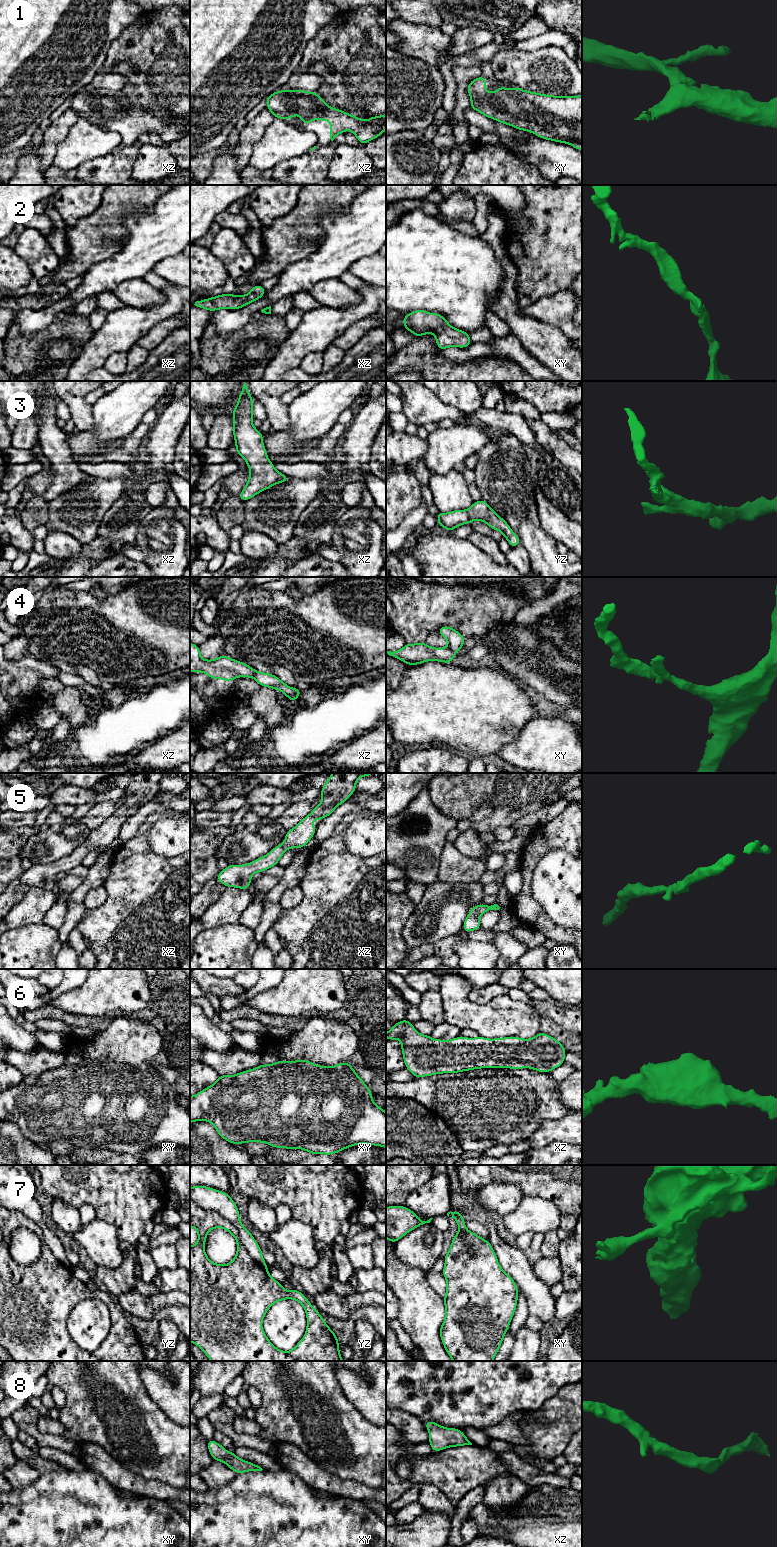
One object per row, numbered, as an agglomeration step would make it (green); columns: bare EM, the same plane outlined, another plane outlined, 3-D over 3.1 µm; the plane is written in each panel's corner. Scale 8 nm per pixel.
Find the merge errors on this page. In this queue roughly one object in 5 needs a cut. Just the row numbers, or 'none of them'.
4, 7

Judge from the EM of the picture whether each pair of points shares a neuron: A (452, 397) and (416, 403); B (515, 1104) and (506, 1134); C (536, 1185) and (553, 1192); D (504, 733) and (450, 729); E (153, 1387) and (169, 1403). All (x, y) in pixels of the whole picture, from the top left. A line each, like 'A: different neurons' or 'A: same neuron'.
A: different neurons
B: same neuron
C: same neuron
D: same neuron
E: same neuron

